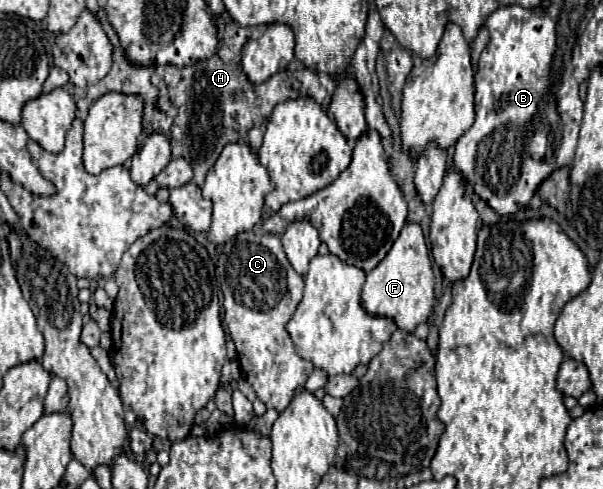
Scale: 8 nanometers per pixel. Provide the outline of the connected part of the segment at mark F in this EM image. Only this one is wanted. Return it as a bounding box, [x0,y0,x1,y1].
[363,223,435,331]

